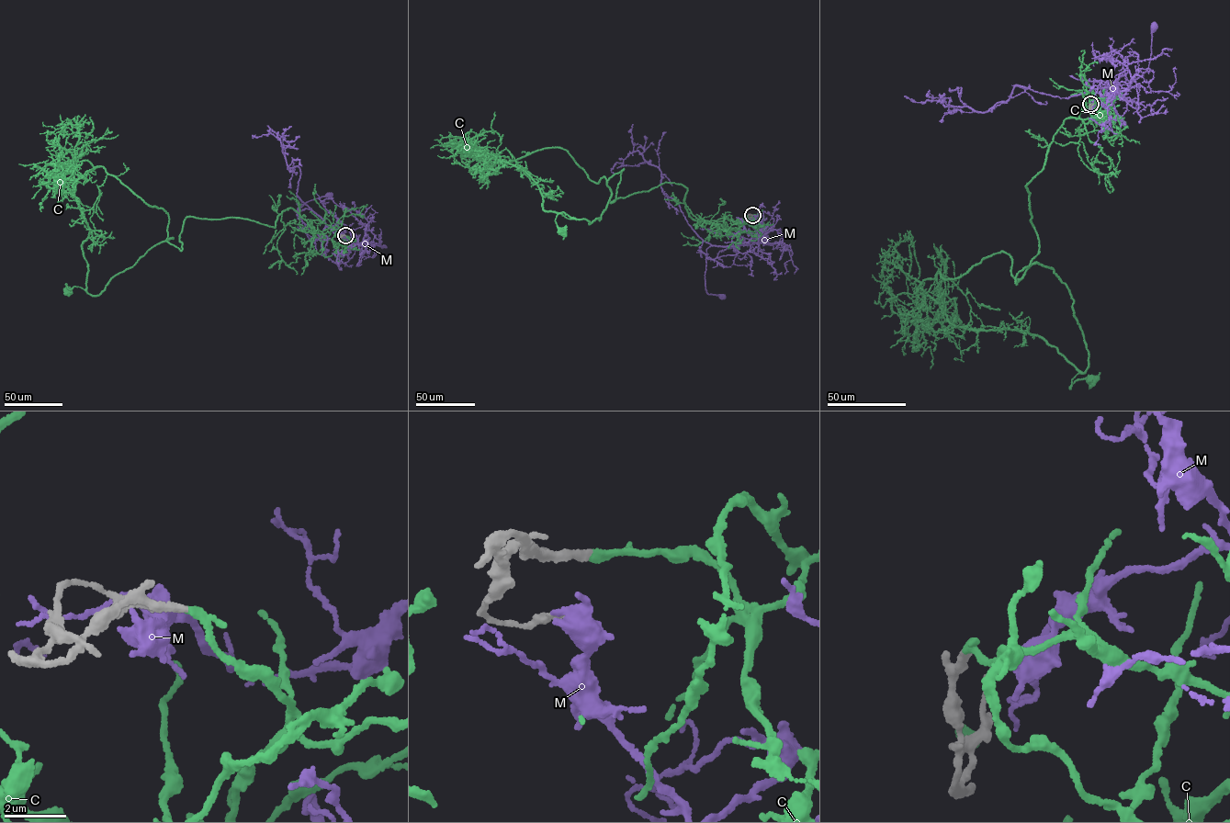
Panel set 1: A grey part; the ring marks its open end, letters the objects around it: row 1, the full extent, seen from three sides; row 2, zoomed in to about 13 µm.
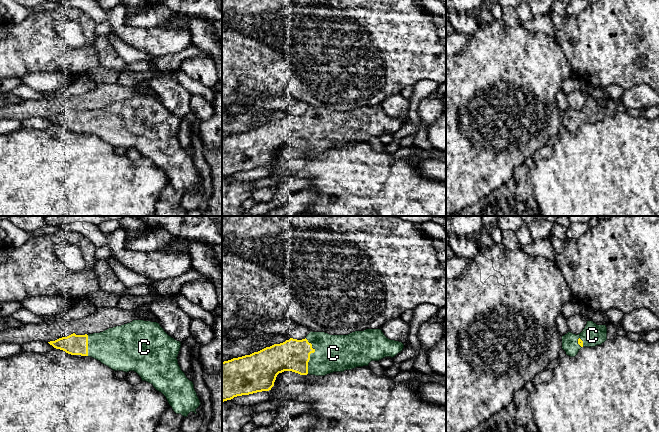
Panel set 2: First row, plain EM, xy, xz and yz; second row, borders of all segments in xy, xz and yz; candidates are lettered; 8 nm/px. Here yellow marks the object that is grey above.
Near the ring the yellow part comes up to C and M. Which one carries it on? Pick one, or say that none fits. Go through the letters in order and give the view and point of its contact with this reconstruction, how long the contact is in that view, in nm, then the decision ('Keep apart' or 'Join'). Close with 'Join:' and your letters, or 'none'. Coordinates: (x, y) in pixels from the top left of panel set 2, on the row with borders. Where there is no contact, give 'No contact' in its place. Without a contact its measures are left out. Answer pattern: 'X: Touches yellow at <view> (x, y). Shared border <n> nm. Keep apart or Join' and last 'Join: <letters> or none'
C: Touches yellow at xz (309, 355). Shared border 280 nm. Join
M: No contact. Keep apart
Join: C

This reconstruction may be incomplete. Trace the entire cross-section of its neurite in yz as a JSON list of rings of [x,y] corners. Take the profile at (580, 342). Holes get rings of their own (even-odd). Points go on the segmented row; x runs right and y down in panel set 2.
[[[587,321],[583,331],[576,335],[568,332],[562,336],[562,349],[566,355],[575,357],[582,347],[595,347],[607,340],[606,325],[597,325],[593,321]]]

